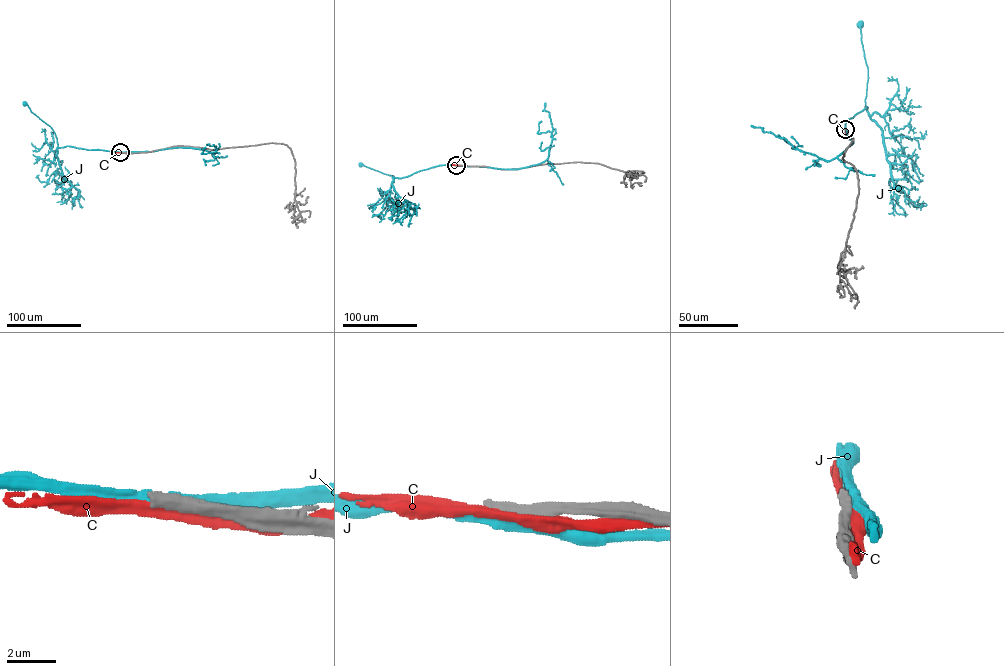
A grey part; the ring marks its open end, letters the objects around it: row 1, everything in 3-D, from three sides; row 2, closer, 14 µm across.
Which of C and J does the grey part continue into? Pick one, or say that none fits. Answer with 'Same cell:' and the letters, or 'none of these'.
Same cell: none of these

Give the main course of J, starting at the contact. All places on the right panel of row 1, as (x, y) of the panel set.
J: (845, 129), (847, 120), (867, 107), (867, 67), (859, 24)

